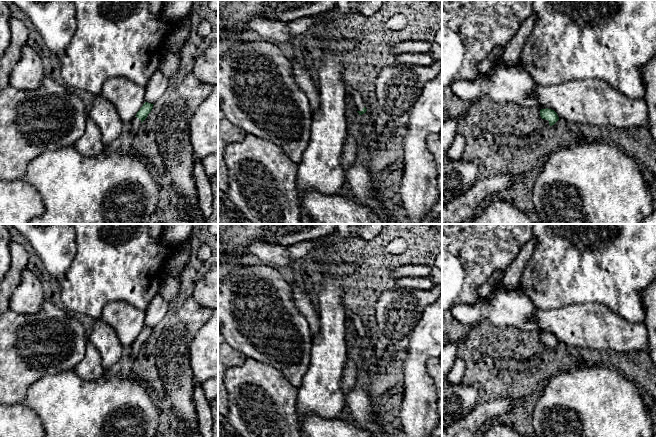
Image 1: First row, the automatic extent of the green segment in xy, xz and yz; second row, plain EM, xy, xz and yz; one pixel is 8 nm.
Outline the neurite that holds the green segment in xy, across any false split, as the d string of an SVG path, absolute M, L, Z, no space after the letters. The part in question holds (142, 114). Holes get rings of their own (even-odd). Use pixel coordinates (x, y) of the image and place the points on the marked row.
M145 102L140 110L137 112L135 118L129 124L132 132L136 132L140 124L147 118L148 114L151 112L154 104Z

